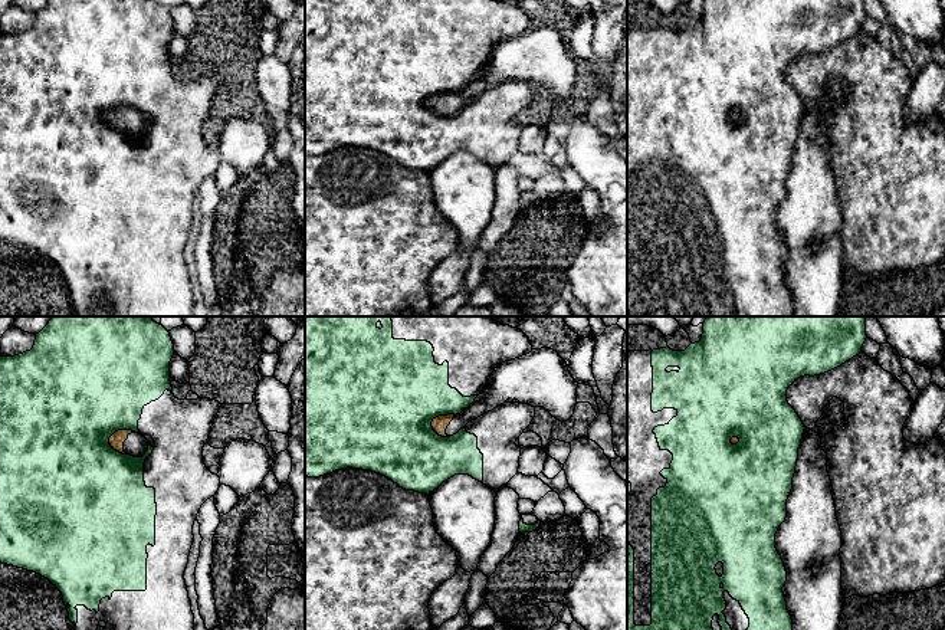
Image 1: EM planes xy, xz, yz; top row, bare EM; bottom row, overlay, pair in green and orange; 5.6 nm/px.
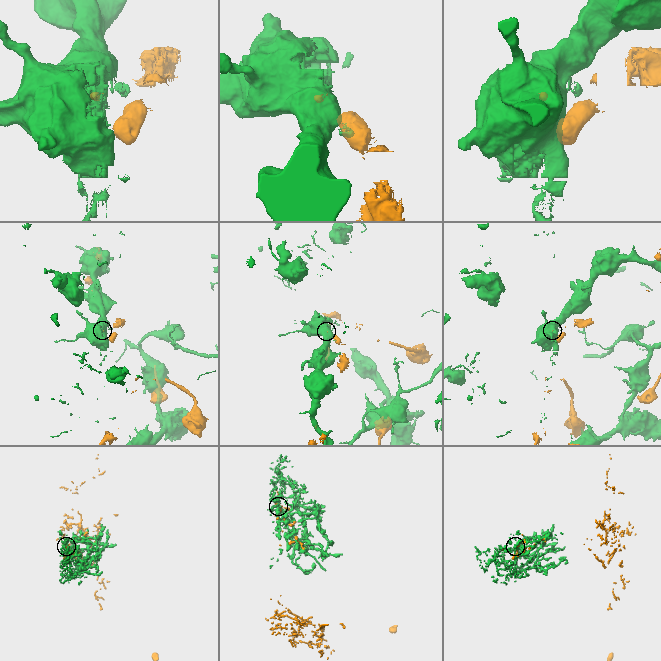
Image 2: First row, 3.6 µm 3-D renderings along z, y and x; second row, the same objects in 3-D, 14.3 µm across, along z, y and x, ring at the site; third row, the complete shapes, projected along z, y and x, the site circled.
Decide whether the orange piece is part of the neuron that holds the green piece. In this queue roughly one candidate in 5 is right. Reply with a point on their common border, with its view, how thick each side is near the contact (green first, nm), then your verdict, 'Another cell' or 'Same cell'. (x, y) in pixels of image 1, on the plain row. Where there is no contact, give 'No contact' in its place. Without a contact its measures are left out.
Touches green at xy (117, 108). Thickness 500 nm (green) against 80 nm. Another cell

